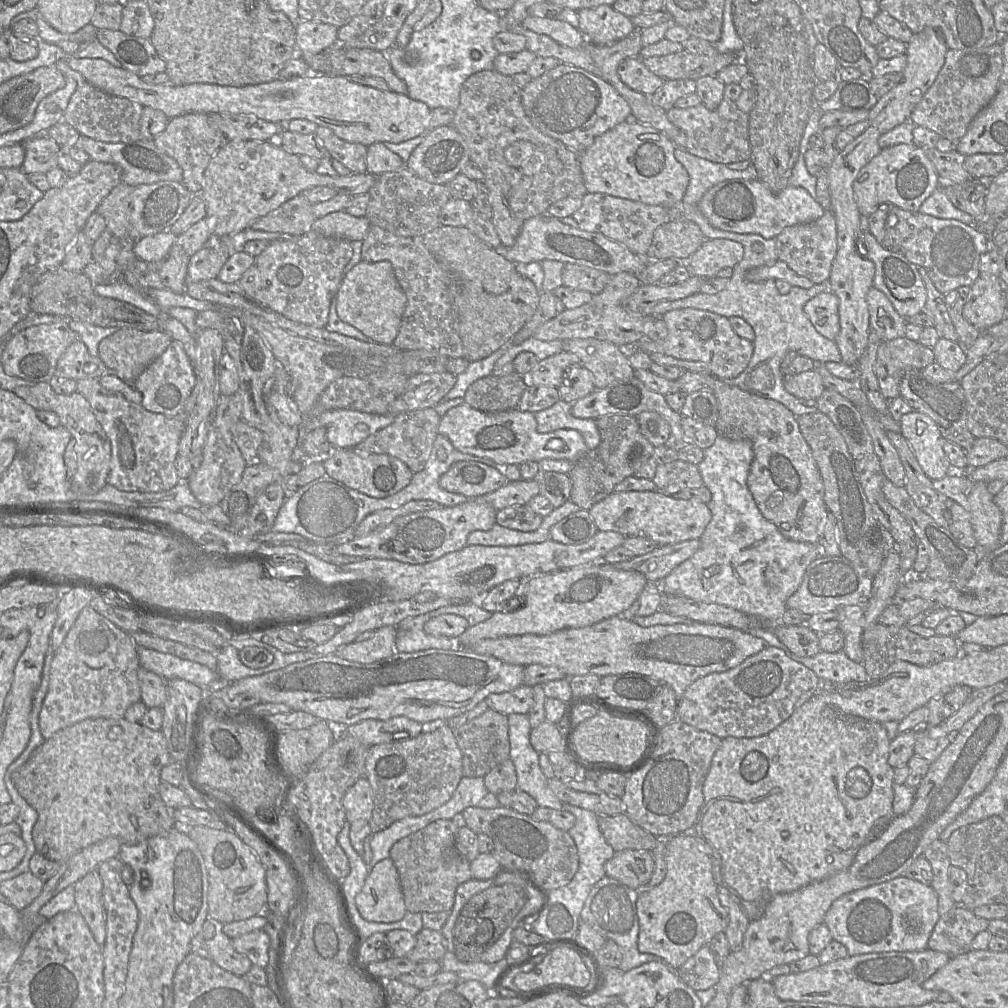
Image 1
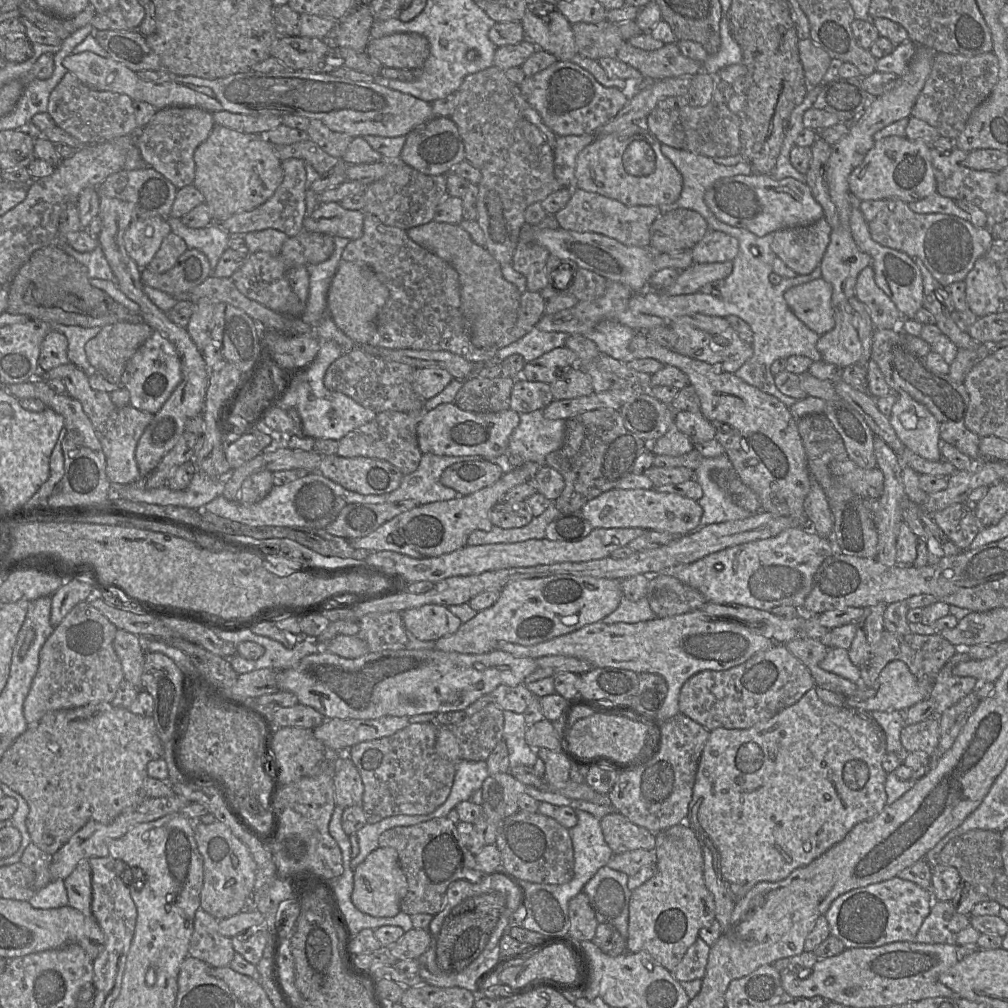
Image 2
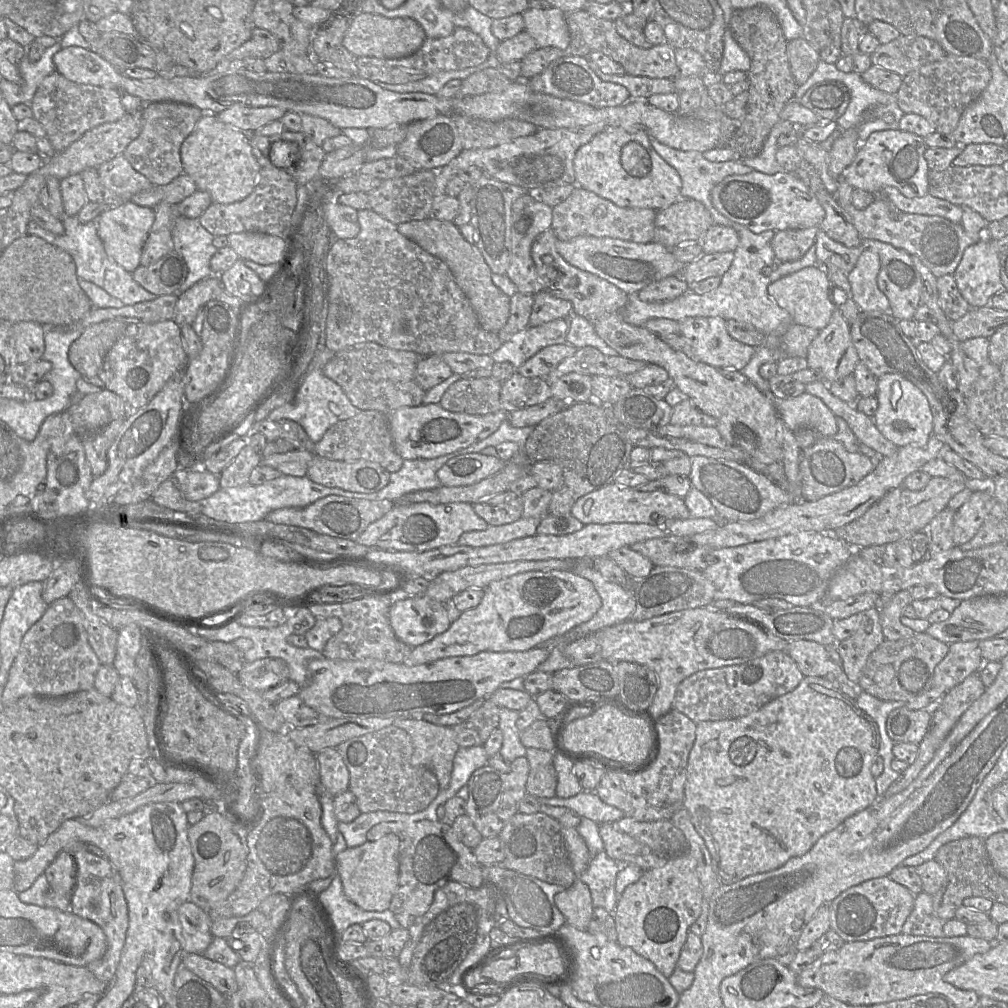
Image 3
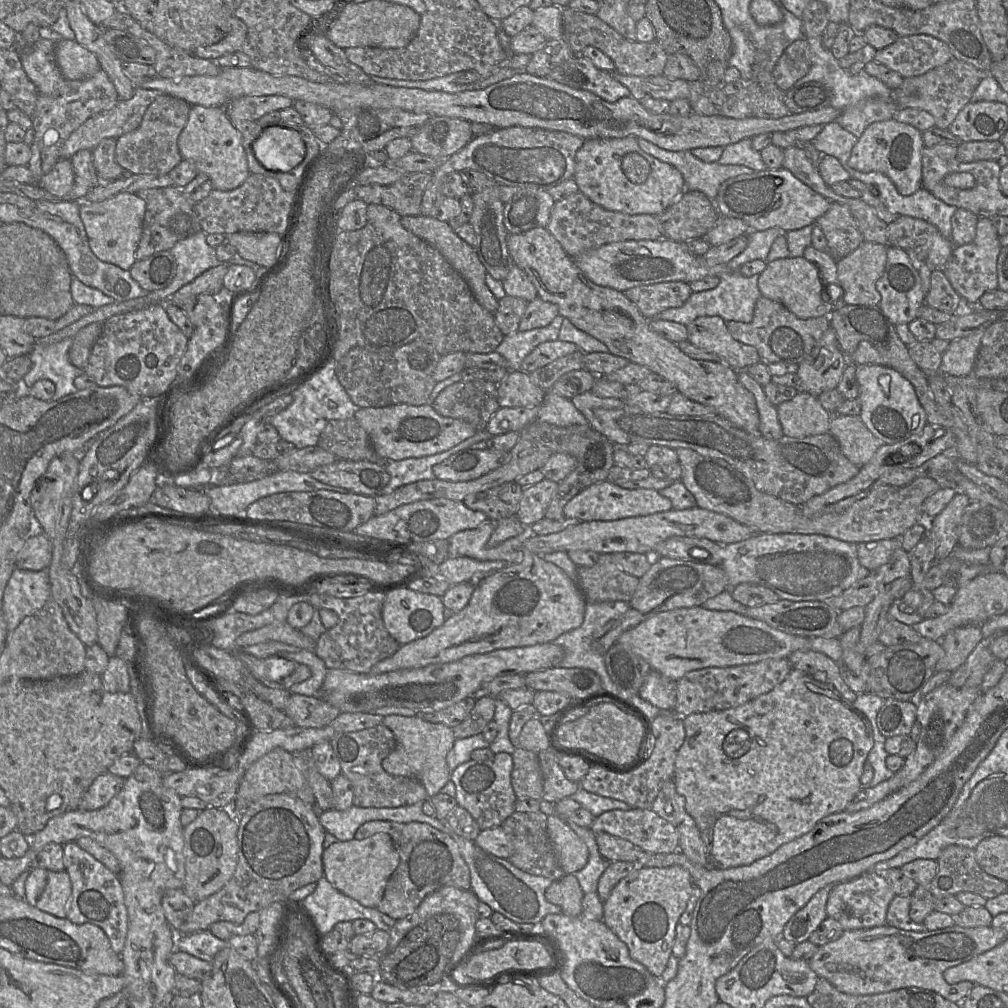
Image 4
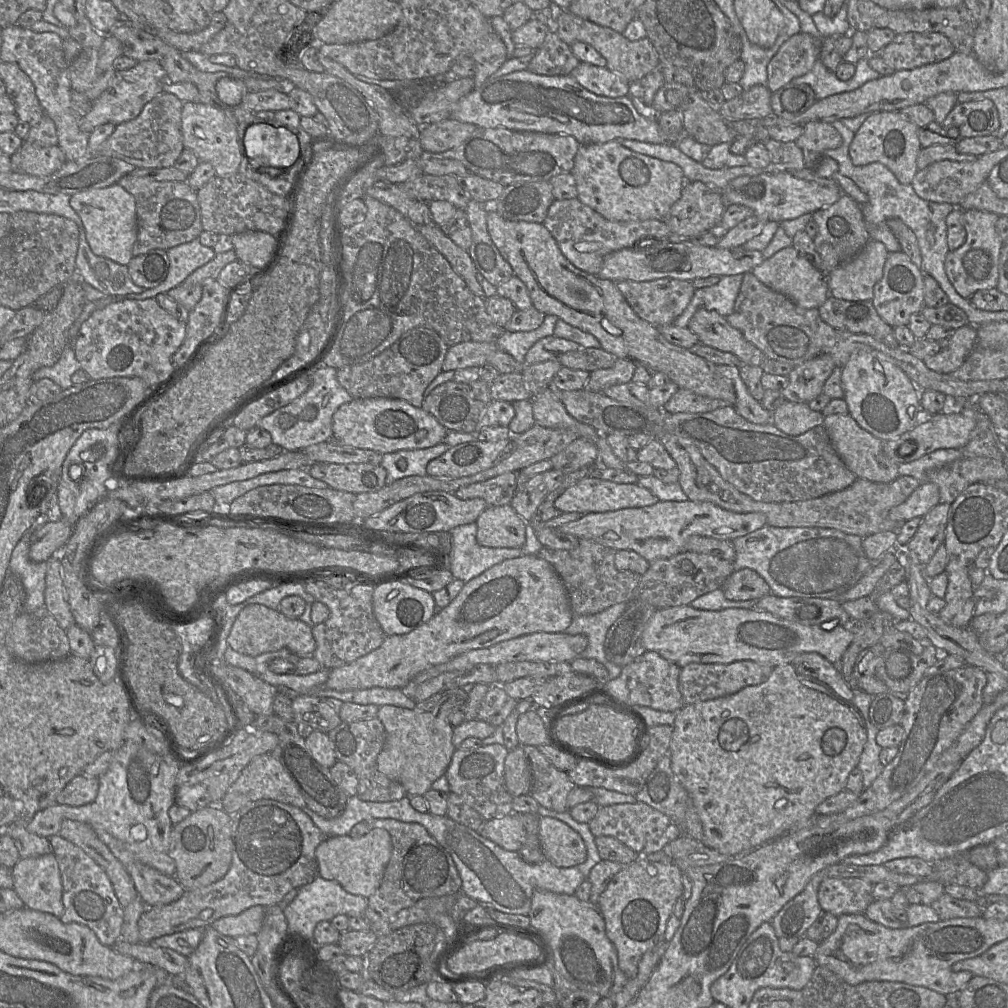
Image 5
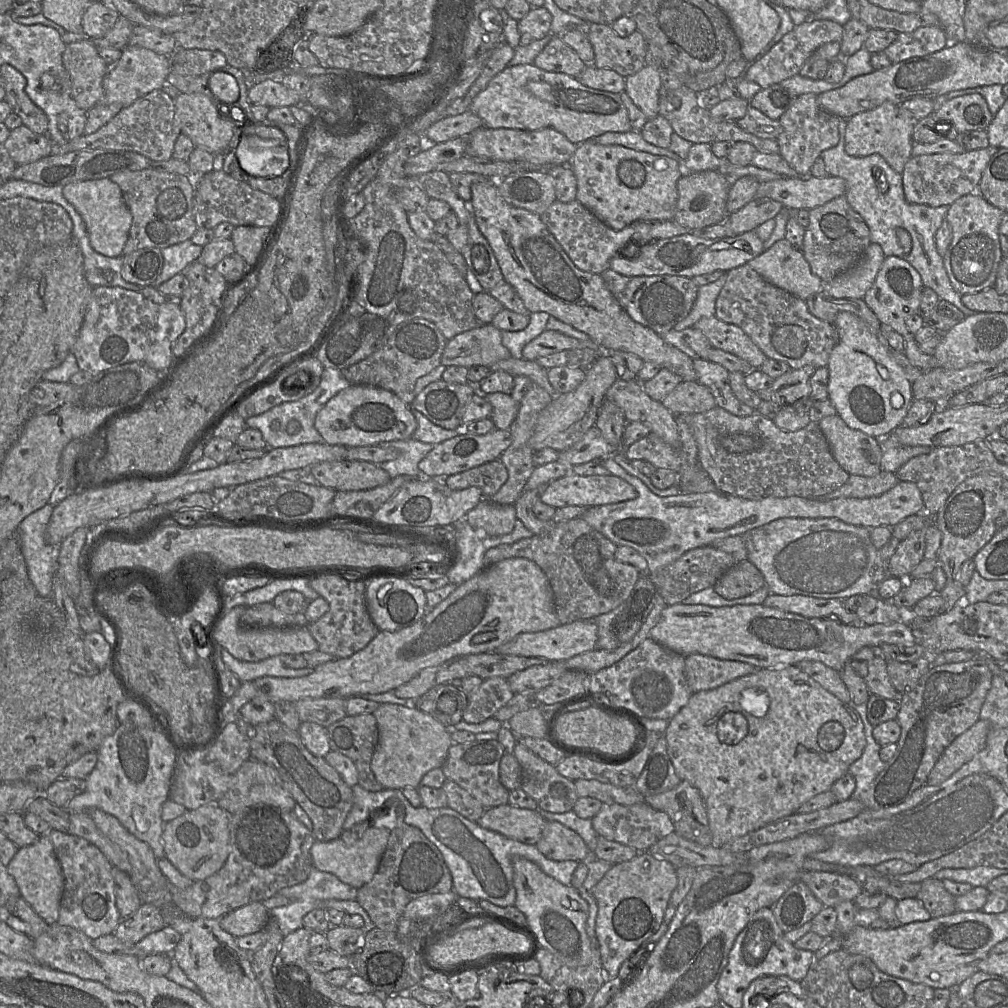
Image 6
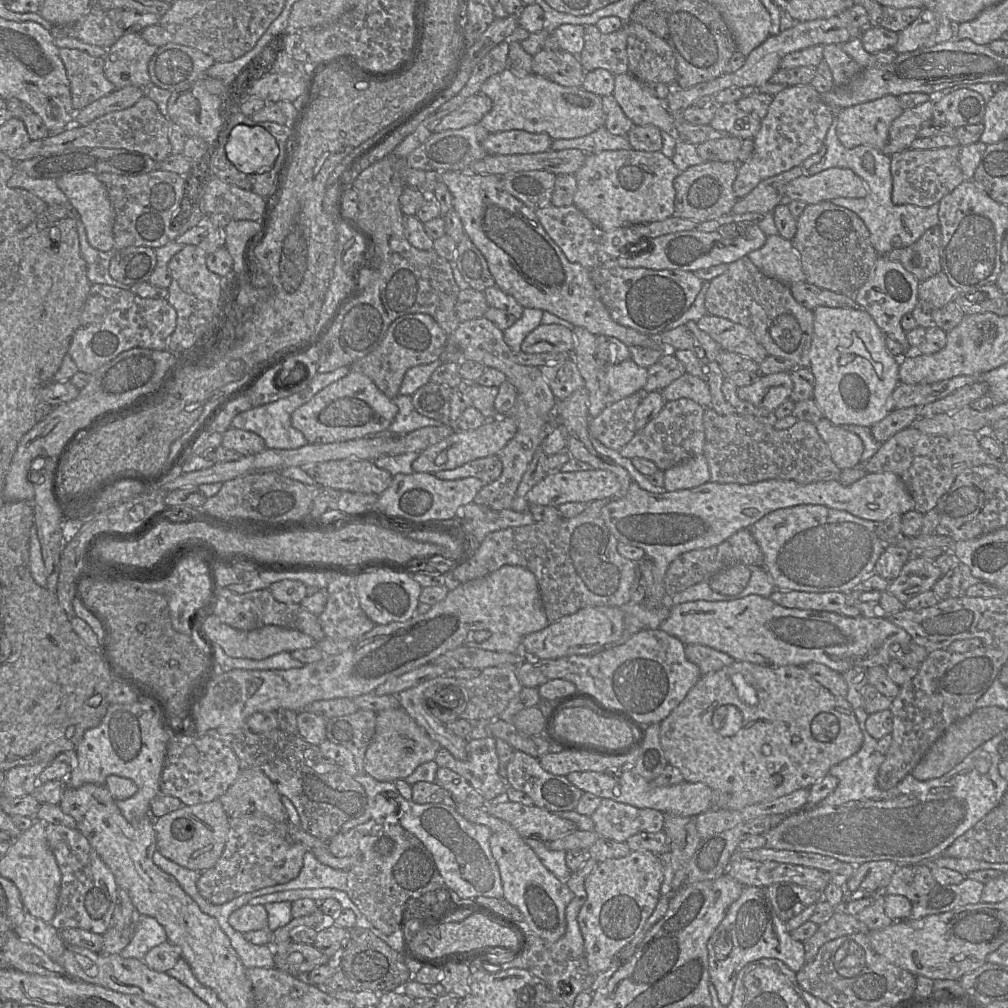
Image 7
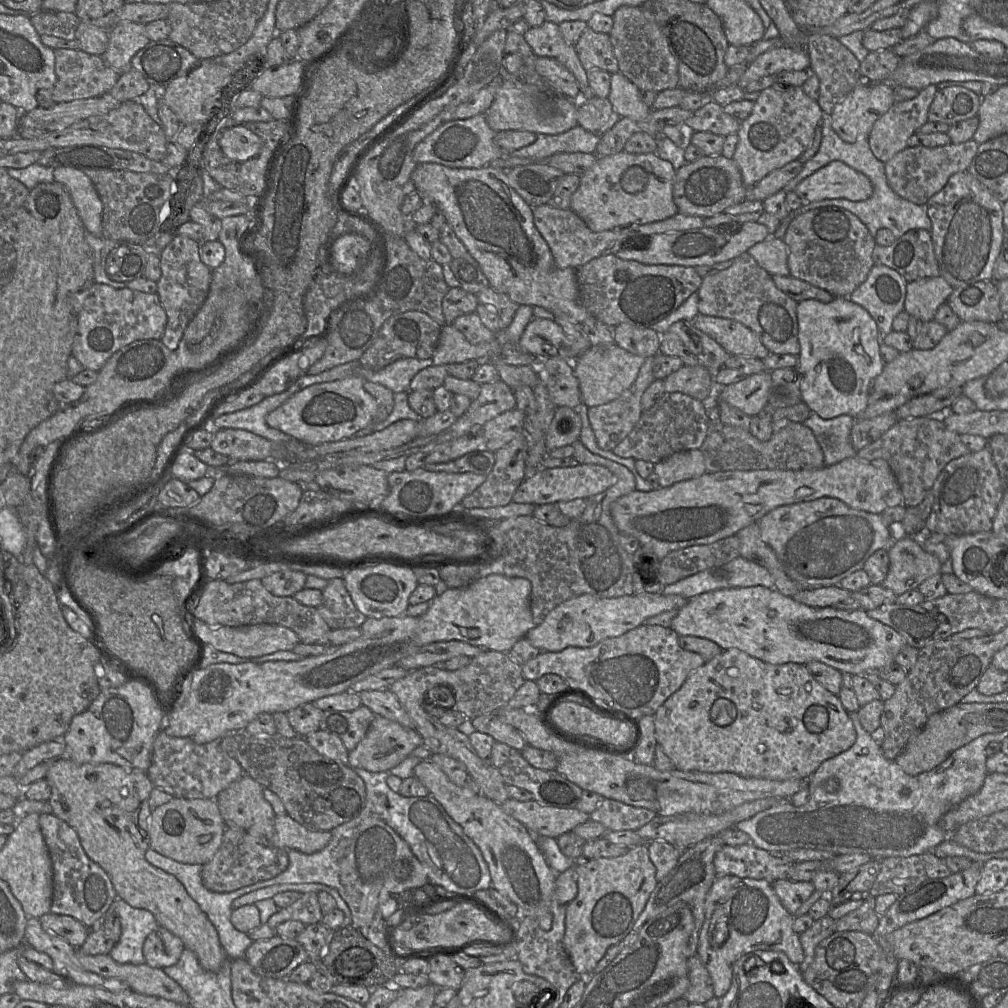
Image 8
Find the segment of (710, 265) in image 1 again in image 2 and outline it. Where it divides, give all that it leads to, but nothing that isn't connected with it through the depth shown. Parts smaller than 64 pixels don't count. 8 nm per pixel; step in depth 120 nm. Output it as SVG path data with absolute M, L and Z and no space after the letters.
M710 230L692 251L694 263L733 261L738 254L739 242L724 232Z

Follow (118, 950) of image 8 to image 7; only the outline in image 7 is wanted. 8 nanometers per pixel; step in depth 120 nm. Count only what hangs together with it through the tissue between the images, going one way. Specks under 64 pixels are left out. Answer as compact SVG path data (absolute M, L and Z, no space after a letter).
M136 914L133 924L132 939L119 953L121 957L143 960L150 949L167 941L165 929L153 917Z

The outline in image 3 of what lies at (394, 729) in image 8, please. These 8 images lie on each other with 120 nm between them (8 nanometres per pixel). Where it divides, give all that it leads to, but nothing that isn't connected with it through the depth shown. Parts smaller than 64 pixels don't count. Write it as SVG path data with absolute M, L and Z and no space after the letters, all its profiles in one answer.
M395 718L393 725L411 737L414 747L411 764L430 769L438 780L440 790L447 788L453 760L460 748L453 728L408 718Z

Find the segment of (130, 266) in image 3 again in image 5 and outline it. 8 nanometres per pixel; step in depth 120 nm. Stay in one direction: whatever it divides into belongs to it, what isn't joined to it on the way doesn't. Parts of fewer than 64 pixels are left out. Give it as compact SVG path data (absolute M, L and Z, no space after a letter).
M119 184L85 190L70 196L70 206L80 217L91 251L121 265L128 265L137 238L136 203L134 197Z

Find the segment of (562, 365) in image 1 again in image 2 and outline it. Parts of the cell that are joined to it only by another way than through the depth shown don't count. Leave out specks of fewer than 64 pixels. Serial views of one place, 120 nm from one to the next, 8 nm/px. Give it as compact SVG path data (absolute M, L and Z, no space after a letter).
M562 346L525 363L521 377L527 381L550 384L558 379L559 372L564 374L575 366L577 366L576 353Z

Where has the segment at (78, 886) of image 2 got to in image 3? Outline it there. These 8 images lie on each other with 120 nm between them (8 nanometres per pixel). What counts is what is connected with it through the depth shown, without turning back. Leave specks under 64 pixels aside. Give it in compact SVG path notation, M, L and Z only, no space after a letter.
M64 850L56 856L43 873L50 889L70 897L76 884L76 874L77 865L72 853Z

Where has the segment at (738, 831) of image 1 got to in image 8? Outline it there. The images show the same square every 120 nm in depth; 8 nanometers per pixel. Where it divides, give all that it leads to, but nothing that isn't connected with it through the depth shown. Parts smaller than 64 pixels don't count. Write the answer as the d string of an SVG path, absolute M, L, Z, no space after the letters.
M731 648L722 650L706 661L687 677L682 686L674 692L654 714L656 741L680 771L700 771L708 773L730 772L744 778L765 778L772 780L807 780L826 760L851 748L856 741L856 730L849 713L837 695L832 694L818 683L805 664L785 663L774 665L759 660L746 652Z

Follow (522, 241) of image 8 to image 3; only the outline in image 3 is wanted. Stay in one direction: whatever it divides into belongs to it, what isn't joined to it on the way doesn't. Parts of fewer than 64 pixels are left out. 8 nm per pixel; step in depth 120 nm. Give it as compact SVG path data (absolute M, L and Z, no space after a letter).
M549 229L537 237L531 247L542 291L572 303L572 314L590 322L598 336L619 356L656 364L667 370L674 386L688 396L702 412L717 420L717 430L731 446L743 449L762 464L782 460L782 418L775 405L741 371L708 365L690 359L666 344L643 326L631 325L621 317L629 296L610 282L569 264L556 249L557 237Z

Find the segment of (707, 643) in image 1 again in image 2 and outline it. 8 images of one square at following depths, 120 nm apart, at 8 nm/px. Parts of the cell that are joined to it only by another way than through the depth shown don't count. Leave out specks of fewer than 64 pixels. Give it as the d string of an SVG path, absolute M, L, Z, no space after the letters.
M692 611L637 623L606 624L599 621L535 645L525 646L500 641L496 650L508 652L514 657L533 659L551 655L571 656L585 660L593 667L620 668L635 673L660 675L668 687L657 713L657 717L664 722L680 713L680 690L690 677L704 670L728 670L773 644L772 639L751 631L742 622L710 618L700 611Z

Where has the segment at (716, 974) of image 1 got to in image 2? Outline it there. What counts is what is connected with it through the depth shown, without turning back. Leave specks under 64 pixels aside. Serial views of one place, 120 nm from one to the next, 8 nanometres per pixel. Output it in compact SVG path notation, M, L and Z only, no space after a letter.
M698 937L671 972L672 976L679 982L702 979L705 975L709 952L710 946Z

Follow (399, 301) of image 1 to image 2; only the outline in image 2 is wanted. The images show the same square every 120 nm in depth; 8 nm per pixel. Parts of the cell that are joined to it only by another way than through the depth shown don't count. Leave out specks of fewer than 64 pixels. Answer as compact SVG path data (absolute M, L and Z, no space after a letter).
M341 260L330 284L327 305L336 326L356 344L371 344L376 334L378 313L389 298L389 290L365 263Z

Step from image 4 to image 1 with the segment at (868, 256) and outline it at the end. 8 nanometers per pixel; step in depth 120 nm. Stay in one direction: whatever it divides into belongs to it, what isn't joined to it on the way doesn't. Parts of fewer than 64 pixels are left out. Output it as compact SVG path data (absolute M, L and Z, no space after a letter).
M872 286L867 294L870 326L882 340L905 336L907 320L893 307L887 296Z

